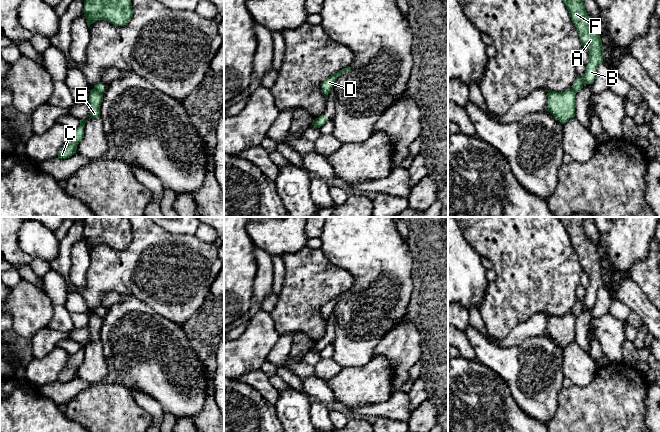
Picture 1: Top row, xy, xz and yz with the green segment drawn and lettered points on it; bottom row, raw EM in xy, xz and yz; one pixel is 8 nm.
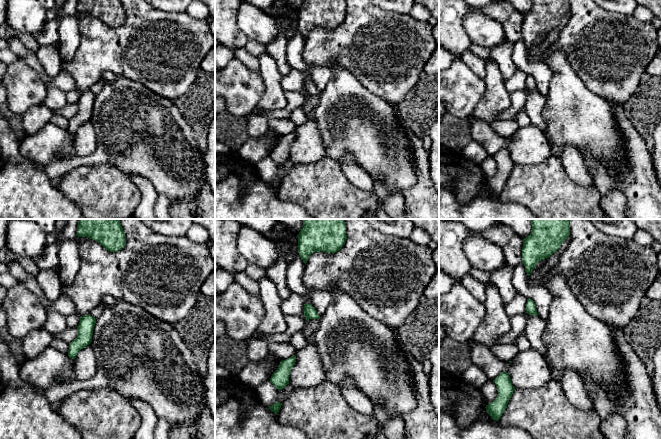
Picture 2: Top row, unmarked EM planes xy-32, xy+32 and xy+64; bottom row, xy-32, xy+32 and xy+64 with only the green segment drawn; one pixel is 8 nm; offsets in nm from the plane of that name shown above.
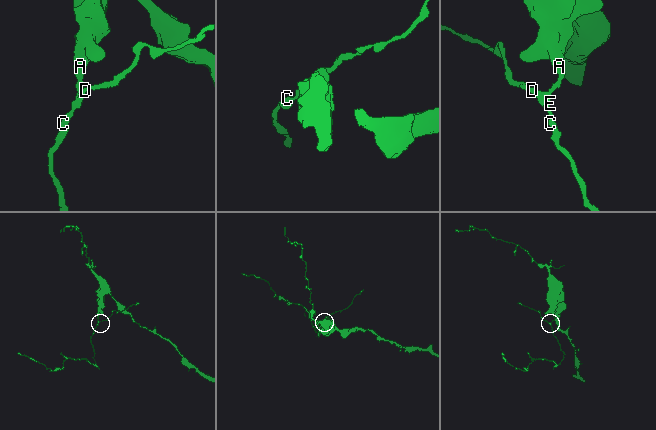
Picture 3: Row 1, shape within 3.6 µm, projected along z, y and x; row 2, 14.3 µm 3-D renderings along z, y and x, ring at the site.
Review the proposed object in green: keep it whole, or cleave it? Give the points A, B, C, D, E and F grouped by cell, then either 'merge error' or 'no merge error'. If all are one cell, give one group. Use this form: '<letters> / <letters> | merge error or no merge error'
A B F / C D E | merge error

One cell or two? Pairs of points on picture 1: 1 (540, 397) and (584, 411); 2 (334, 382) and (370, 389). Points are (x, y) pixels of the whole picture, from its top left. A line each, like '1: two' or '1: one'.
1: two
2: one

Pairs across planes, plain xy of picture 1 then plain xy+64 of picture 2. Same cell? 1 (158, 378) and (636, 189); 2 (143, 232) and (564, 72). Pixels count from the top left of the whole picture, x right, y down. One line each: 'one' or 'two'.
1: two
2: two

